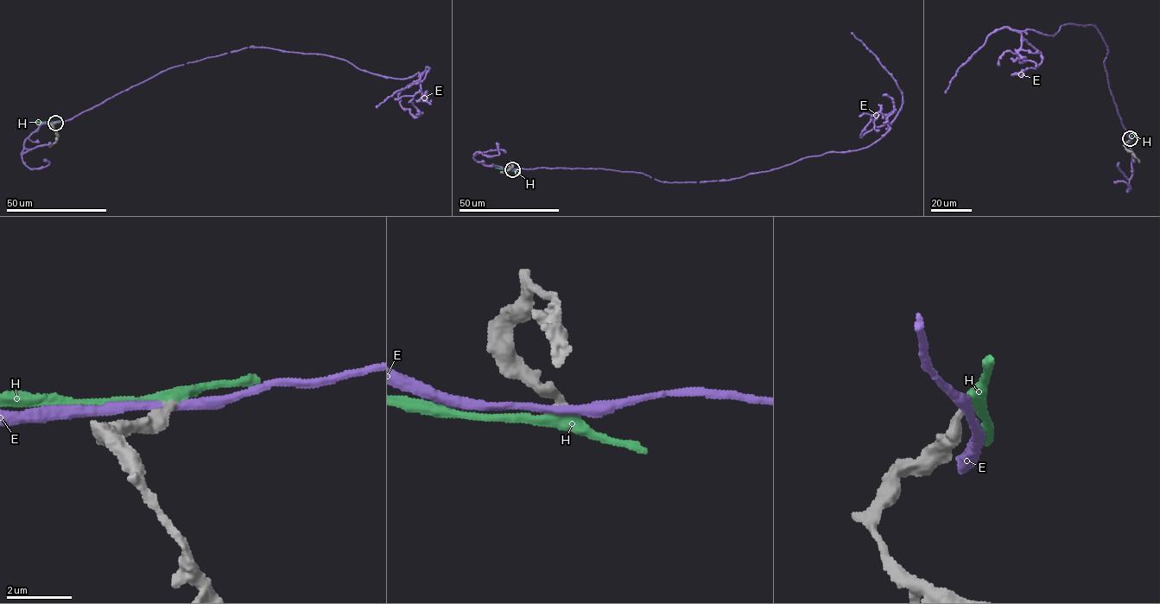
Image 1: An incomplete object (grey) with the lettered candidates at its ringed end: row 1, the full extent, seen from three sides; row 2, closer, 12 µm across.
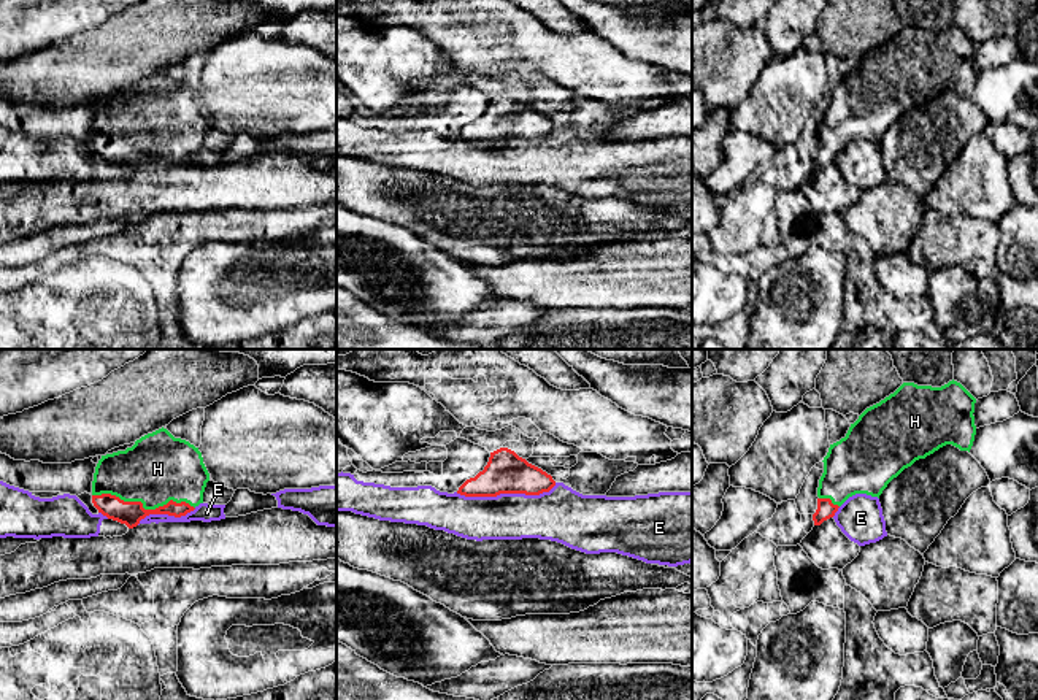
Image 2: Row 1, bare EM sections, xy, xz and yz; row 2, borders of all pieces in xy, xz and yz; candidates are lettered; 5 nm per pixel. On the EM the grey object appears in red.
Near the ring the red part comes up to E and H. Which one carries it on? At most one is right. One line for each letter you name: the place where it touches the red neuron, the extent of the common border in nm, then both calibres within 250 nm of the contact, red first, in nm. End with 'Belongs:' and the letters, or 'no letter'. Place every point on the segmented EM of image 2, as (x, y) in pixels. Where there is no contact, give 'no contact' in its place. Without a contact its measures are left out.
H: meets red in xy at (142, 507); contact 550 nm long; 120 nm thick on the red side, 340 nm on the other
Belongs: H

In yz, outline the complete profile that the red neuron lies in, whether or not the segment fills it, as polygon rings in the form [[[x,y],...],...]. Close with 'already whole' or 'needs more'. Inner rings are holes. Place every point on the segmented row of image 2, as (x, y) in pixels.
[[[957,381],[941,387],[903,383],[867,408],[824,457],[814,525],[835,516],[855,494],[878,497],[916,460],[952,444],[973,446],[976,398]]] | needs more

